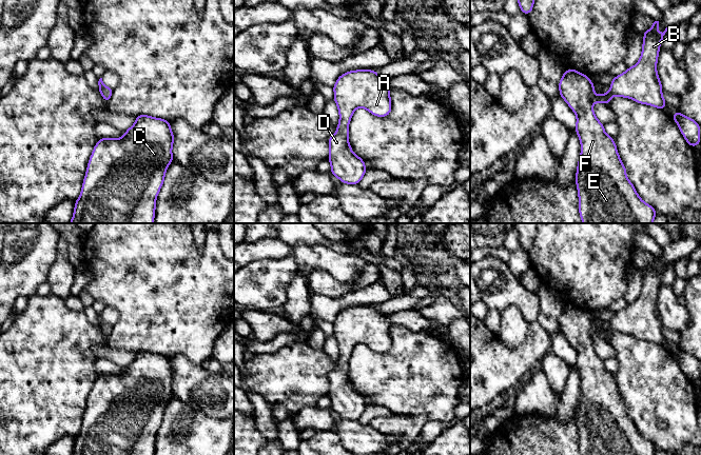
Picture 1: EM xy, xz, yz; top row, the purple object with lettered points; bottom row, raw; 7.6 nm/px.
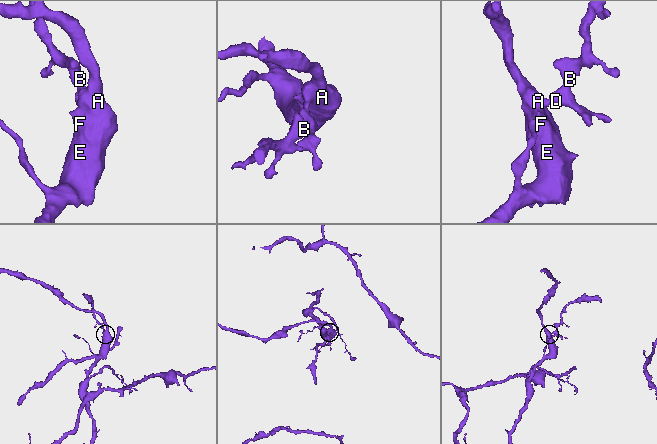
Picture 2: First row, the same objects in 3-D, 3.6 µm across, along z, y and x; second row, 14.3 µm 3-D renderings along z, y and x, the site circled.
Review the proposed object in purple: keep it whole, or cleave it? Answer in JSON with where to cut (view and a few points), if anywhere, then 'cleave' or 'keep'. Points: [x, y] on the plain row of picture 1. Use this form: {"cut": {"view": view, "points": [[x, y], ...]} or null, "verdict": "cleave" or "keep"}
{"cut": null, "verdict": "keep"}

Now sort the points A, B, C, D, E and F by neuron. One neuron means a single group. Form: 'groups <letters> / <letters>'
groups A B C D E F

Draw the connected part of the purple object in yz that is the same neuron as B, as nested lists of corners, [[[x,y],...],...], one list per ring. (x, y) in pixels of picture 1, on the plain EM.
[[[653,255],[653,263],[642,269],[644,271],[644,276],[640,296],[635,302],[628,303],[624,309],[612,314],[609,328],[602,331],[596,331],[593,328],[596,319],[592,319],[586,311],[579,309],[575,304],[564,306],[563,313],[559,318],[560,333],[566,337],[577,352],[575,367],[580,374],[581,391],[577,403],[576,419],[578,423],[581,455],[655,455],[658,450],[651,441],[645,439],[639,433],[634,420],[628,416],[626,412],[626,403],[621,397],[617,381],[614,375],[605,369],[604,360],[597,355],[592,342],[595,338],[609,340],[612,332],[621,332],[623,334],[630,334],[641,340],[653,341],[661,345],[665,344],[666,337],[662,332],[662,320],[657,309],[657,297],[661,277],[668,263],[666,263],[663,269],[658,269],[657,262],[660,260],[662,260],[661,256]]]

